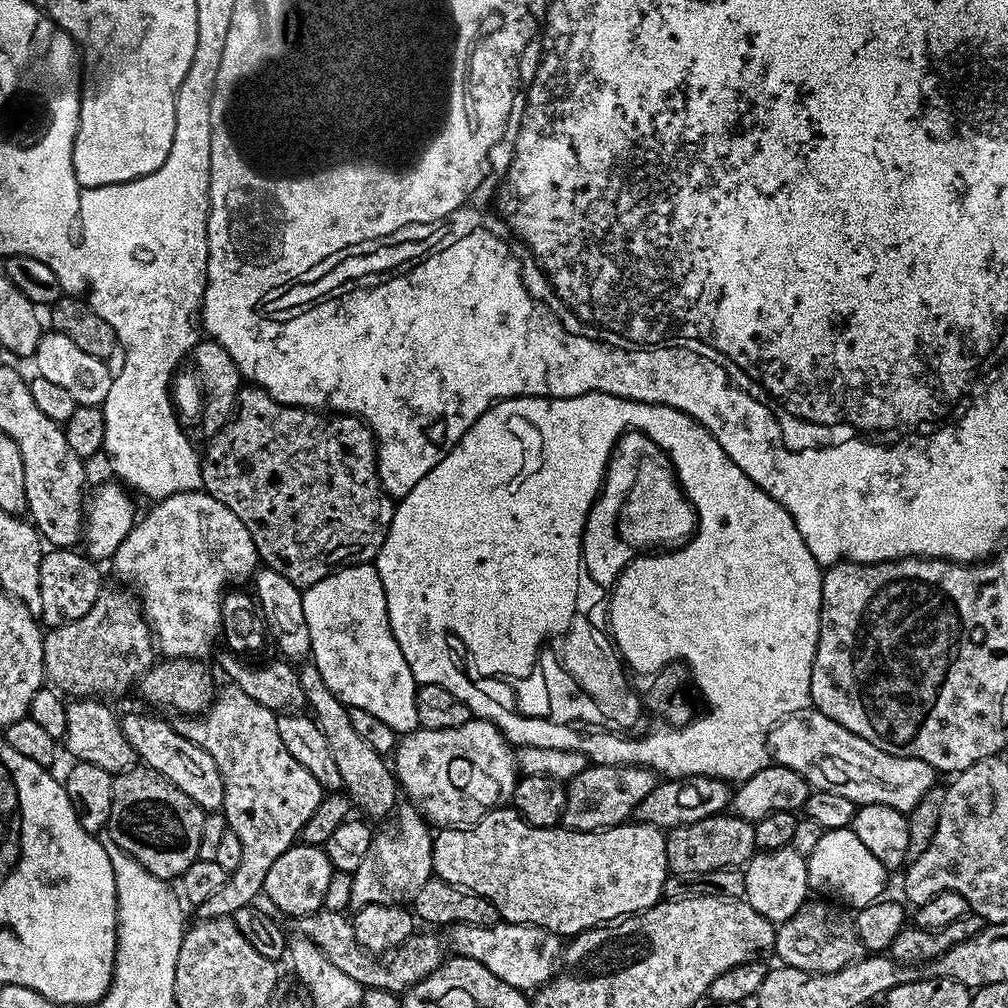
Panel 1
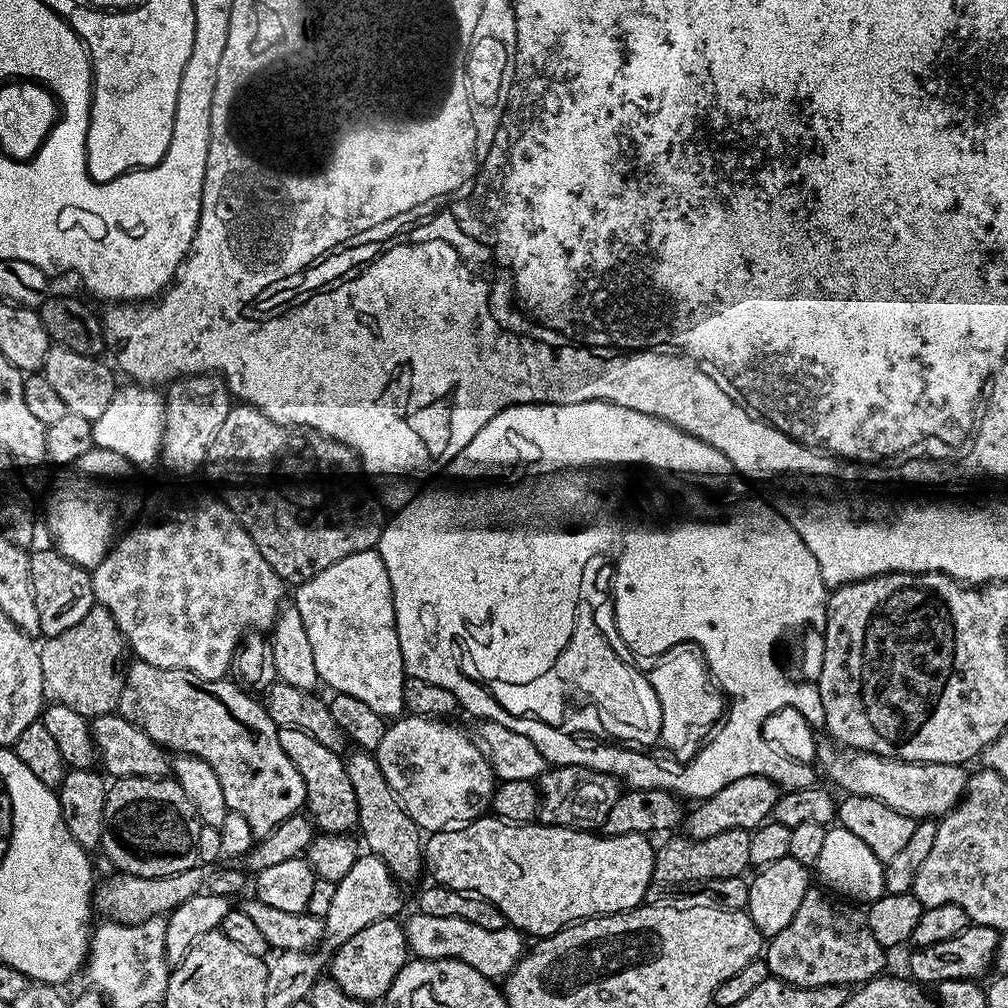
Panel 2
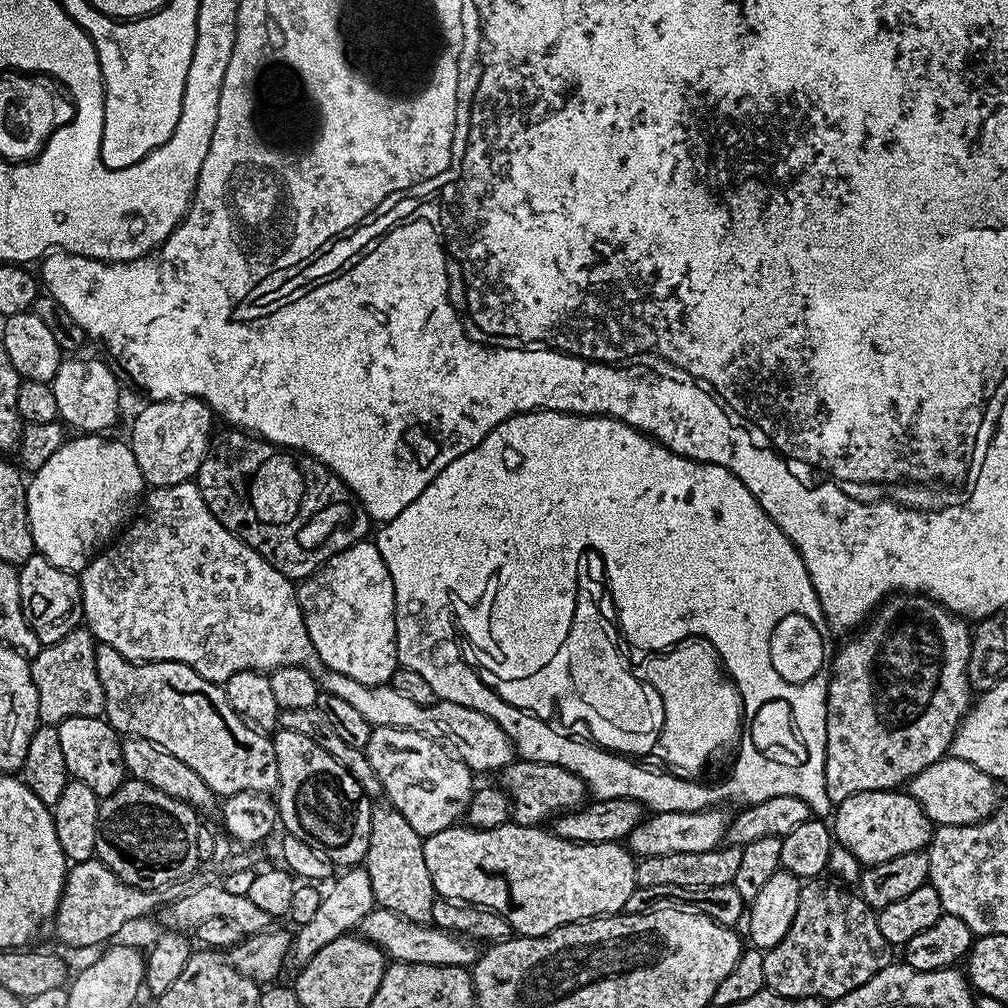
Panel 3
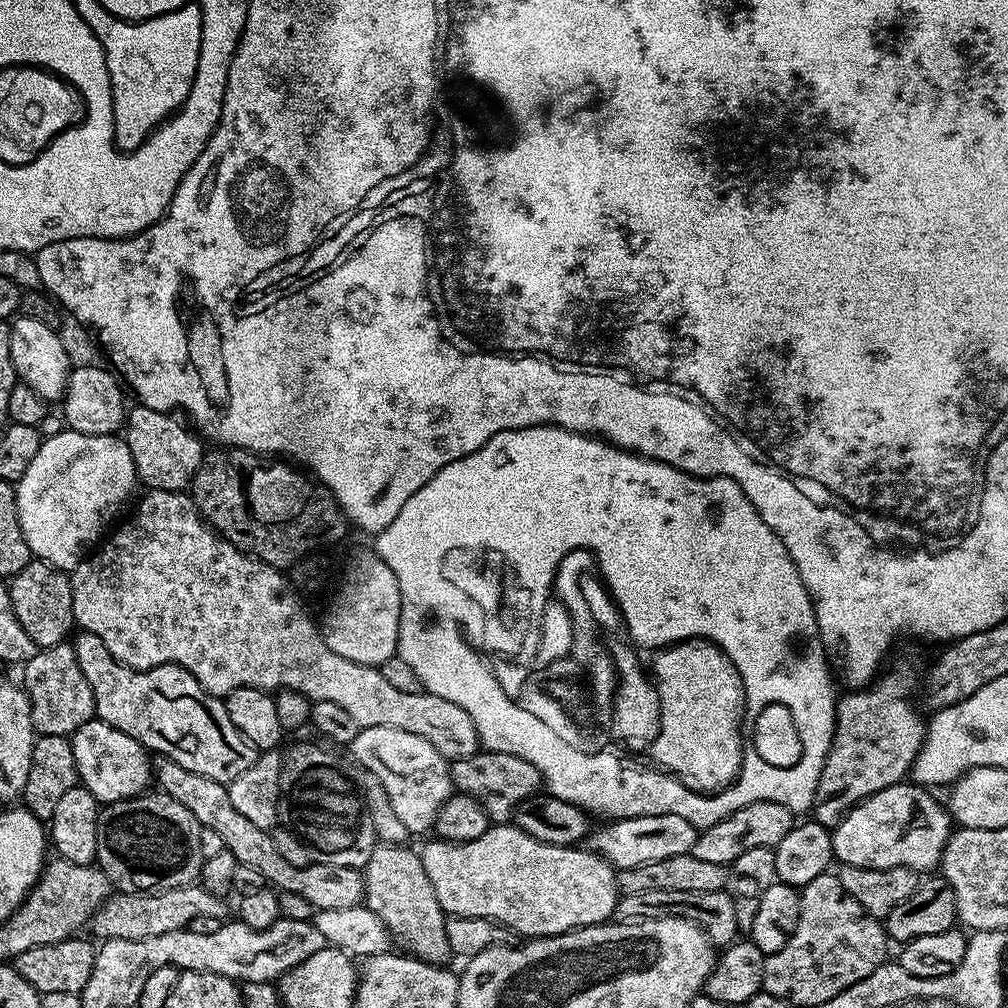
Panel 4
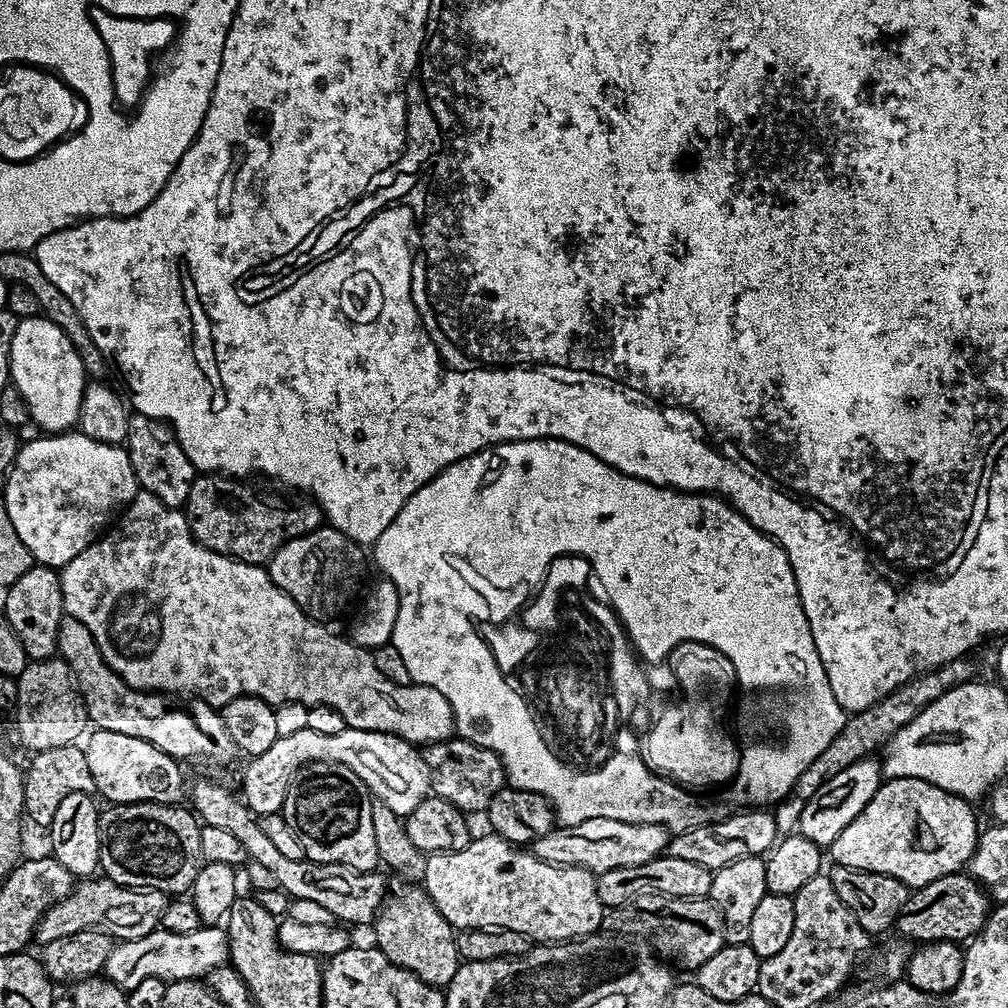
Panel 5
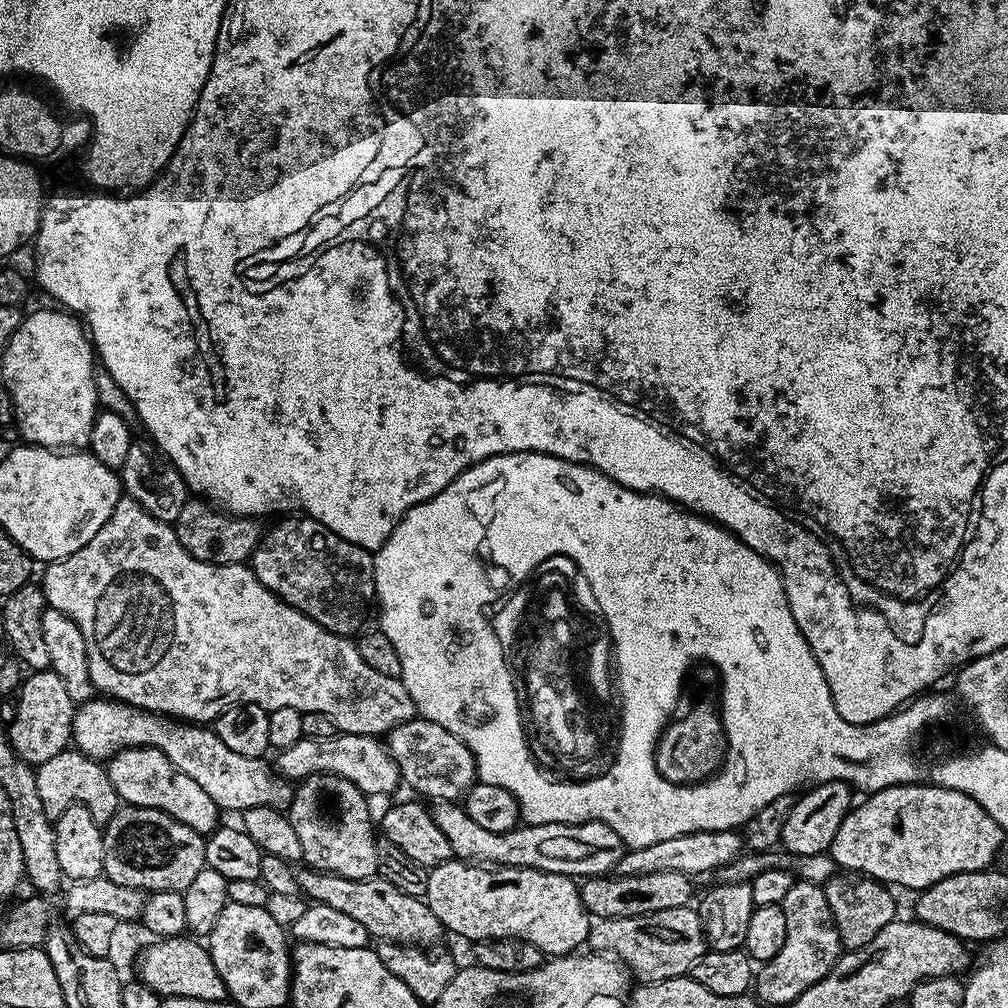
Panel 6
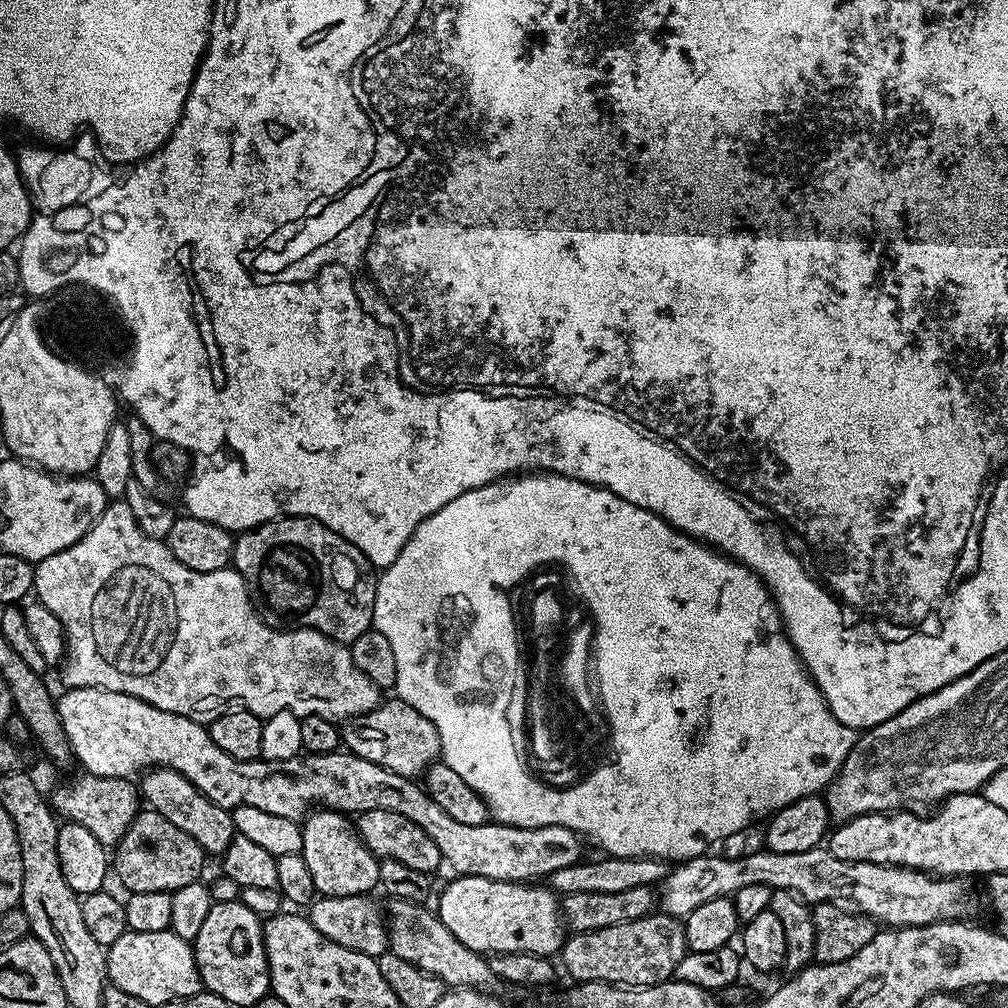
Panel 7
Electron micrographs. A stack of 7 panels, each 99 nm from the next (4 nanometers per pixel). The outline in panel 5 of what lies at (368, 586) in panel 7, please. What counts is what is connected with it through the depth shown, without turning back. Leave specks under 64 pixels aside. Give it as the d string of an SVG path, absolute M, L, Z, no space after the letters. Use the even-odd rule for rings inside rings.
M331 526L315 528L310 534L302 534L298 538L290 538L282 545L266 567L268 576L274 586L282 589L287 596L294 598L294 602L313 620L328 622L331 616L336 616L356 596L360 583L364 580L364 552L365 549L355 544L346 534L342 534Z

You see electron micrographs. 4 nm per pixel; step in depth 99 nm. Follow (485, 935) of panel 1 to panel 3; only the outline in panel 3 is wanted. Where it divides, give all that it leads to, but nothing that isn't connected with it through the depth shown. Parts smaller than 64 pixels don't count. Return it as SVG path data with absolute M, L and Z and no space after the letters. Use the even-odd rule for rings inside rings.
M379 906L373 908L372 912L360 923L358 932L371 944L377 944L398 964L471 966L475 964L478 955L477 945L465 937L457 936L455 932L447 932L431 923L419 924Z

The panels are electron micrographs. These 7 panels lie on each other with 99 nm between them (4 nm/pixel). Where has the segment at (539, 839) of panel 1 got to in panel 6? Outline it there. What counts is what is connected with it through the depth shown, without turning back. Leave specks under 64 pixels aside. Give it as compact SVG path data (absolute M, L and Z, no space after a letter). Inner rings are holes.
M459 858L448 860L428 874L426 902L449 933L465 936L468 942L481 940L525 940L534 942L545 957L567 956L583 949L588 942L590 917L580 897L580 884L571 876L550 874L533 868L485 866Z

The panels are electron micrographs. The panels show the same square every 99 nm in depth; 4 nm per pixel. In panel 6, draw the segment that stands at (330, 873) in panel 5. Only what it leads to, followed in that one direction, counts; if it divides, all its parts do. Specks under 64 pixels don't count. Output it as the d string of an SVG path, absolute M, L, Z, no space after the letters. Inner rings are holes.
M307 866L297 871L296 877L300 883L301 893L309 901L331 906L334 910L342 910L342 914L350 914L350 918L362 922L369 937L377 941L410 944L428 950L433 947L431 944L438 943L443 936L446 936L444 925L438 922L434 910L430 910L427 902L418 896L402 894L398 886L390 886L390 882L385 880L342 878L338 874L318 872L315 868Z

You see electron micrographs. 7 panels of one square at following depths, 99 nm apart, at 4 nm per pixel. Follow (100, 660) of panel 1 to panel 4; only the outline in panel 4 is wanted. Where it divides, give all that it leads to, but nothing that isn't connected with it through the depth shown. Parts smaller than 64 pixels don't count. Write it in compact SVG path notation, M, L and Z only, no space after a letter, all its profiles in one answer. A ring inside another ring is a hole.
M71 643L55 644L41 648L22 665L24 680L22 687L28 693L32 727L42 736L71 737L83 723L90 722L96 715L94 694L82 666L78 666Z

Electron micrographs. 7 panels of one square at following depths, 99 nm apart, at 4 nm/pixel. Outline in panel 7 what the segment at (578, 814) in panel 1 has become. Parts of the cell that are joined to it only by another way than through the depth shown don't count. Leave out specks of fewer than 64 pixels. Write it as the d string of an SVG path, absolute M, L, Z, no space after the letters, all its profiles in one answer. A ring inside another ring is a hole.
M385 699L366 714L343 721L343 747L353 756L374 762L391 772L413 778L423 777L441 759L438 730L434 730L434 722L430 722L430 718L422 718L422 714L418 714L418 710L405 700L391 699Z

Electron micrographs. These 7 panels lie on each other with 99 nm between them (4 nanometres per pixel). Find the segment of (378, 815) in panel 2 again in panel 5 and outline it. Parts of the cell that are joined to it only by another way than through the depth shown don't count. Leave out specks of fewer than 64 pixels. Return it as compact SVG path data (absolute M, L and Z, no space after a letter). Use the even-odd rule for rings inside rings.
M404 882L401 885L396 897L393 900L391 897L376 913L375 947L379 948L382 954L386 954L390 962L410 970L410 974L422 978L422 982L432 988L447 989L448 983L462 963L456 945L456 932L452 924L442 918L423 887L412 882Z

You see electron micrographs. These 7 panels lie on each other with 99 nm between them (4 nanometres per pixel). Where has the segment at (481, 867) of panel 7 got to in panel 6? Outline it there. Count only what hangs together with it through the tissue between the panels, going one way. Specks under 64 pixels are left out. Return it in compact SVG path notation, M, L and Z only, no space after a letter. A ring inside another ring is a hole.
M93 698L79 705L72 723L72 739L79 751L85 752L91 760L101 762L125 748L160 748L162 754L170 758L182 774L190 774L190 778L194 778L194 782L198 782L198 786L202 786L222 810L228 811L229 808L236 814L243 814L248 808L284 810L292 802L293 785L278 778L267 759L234 754L234 750L230 750L211 727L161 718L157 713L145 712L143 708L134 708L118 700ZM437 800L430 808L434 822L442 826L442 834L450 841L453 857L485 866L505 868L533 868L550 874L573 878L587 878L611 873L621 858L626 845L610 826L597 820L581 824L527 824L514 830L495 832L486 830L466 814L459 803Z

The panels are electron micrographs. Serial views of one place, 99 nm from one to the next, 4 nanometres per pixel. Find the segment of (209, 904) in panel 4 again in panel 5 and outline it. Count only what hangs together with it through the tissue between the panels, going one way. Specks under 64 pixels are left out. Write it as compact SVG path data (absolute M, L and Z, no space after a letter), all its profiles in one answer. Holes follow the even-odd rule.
M84 878L62 902L46 910L46 914L38 922L34 940L37 945L43 946L58 938L70 938L70 934L91 928L107 932L117 941L142 938L160 928L160 919L167 912L169 903L170 896L167 892L153 888L127 888L107 878Z

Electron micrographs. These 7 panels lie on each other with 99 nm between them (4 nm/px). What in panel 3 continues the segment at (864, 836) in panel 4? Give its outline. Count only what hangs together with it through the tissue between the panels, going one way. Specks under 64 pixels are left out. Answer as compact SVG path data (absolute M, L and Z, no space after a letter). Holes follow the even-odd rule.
M904 790L859 792L835 805L834 811L836 821L831 821L830 827L835 843L850 850L861 866L881 864L890 858L898 858L898 854L927 849L934 831L922 806L918 806L916 799Z

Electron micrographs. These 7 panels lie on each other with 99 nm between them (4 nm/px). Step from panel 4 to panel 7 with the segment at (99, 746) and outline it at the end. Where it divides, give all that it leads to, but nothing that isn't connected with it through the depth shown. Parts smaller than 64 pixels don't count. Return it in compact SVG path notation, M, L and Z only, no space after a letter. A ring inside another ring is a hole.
M149 768L139 777L138 787L143 803L151 811L162 814L166 822L174 822L178 830L186 830L186 834L190 834L190 838L194 838L194 842L198 842L205 853L224 853L238 834L231 811L210 802L210 798L199 792L181 772L172 768Z

